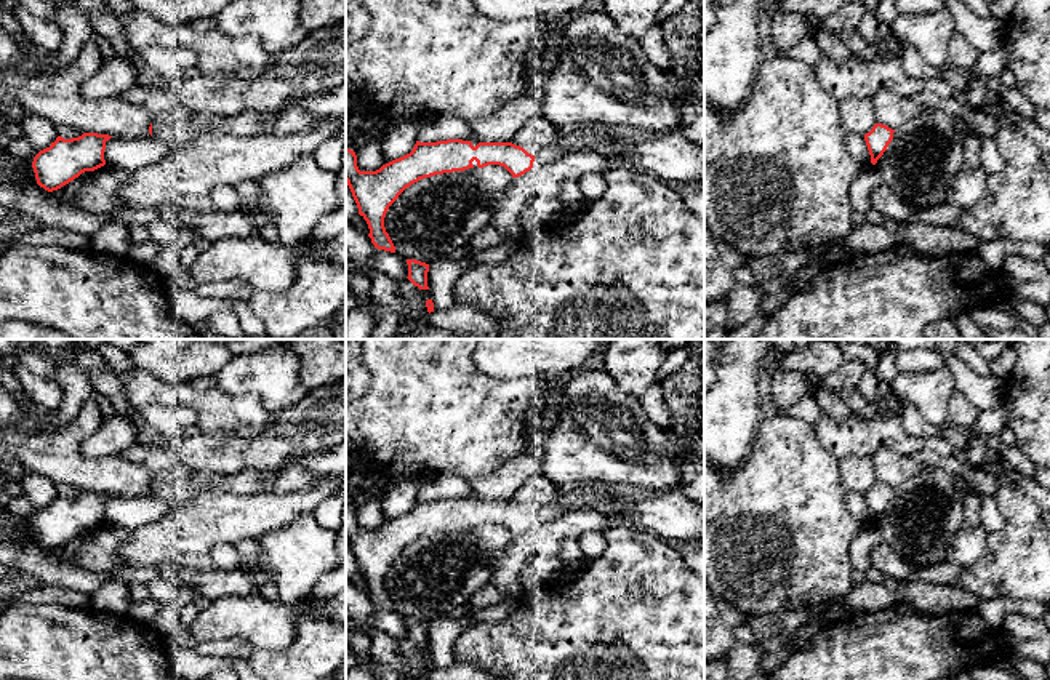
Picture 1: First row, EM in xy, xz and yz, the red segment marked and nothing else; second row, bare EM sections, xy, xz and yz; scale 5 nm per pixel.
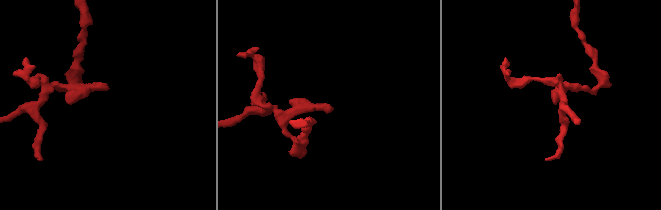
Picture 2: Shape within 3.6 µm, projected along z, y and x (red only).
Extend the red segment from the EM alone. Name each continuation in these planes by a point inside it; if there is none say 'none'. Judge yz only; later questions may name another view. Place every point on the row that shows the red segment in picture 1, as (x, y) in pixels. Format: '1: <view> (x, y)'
none

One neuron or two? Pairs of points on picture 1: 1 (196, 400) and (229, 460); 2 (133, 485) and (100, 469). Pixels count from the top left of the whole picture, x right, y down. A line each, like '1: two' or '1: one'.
1: two
2: one

